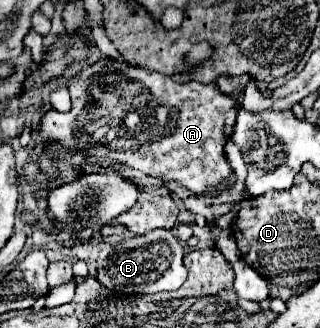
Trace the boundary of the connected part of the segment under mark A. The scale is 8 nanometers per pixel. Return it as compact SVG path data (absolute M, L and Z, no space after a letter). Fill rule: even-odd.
M104 58L104 60L100 60L100 62L92 64L92 66L86 66L84 72L70 82L70 96L72 96L72 110L70 110L70 112L62 114L62 112L52 110L52 112L48 112L48 114L44 116L42 126L40 126L40 134L38 134L40 144L34 148L34 154L44 152L44 150L48 148L48 140L52 140L52 142L58 144L58 146L68 146L68 148L72 148L72 150L78 150L78 152L86 154L86 156L92 158L92 160L96 158L96 162L110 160L110 162L118 162L118 164L124 164L124 166L132 166L132 168L142 170L144 174L150 174L150 176L156 176L156 178L176 180L176 182L180 182L184 188L192 190L194 194L206 192L208 186L216 186L218 182L230 178L230 174L232 174L230 164L226 162L226 156L224 156L224 144L228 142L228 138L230 138L230 134L232 134L234 118L236 118L236 112L238 112L240 104L234 100L234 96L222 94L222 92L216 88L216 84L200 84L200 82L194 82L194 80L182 84L182 82L174 82L174 80L168 78L168 76L162 76L162 74L156 74L156 72L148 72L148 70L144 70L144 68L130 66L130 64L126 64L126 62L118 62L118 60L108 60L108 58Z

